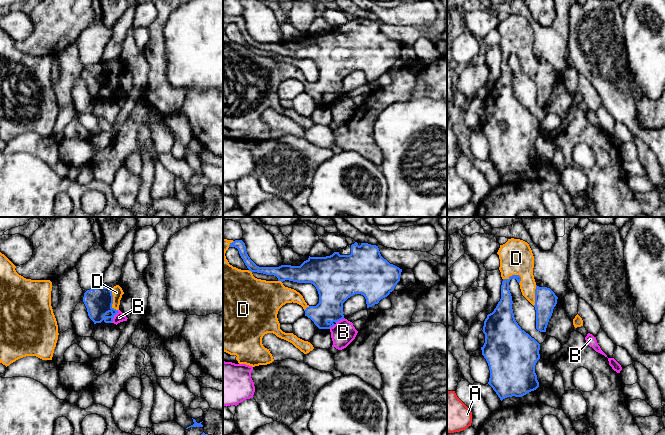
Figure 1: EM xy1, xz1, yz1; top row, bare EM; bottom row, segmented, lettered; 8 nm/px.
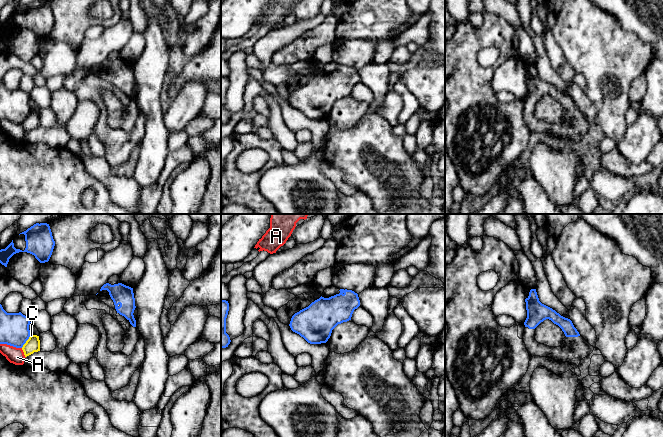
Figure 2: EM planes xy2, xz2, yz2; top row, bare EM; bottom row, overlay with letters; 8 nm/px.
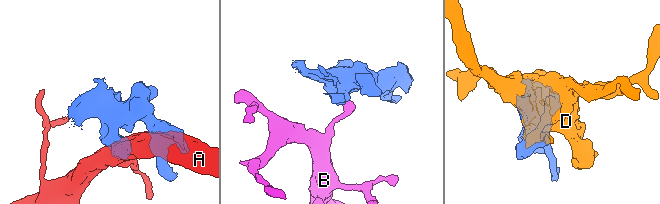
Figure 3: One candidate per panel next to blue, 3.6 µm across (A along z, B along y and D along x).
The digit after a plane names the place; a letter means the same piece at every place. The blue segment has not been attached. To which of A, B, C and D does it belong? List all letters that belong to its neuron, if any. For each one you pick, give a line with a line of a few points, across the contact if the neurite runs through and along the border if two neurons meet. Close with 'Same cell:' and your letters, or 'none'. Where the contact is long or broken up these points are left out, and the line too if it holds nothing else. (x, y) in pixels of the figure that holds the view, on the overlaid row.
Same cell: D

